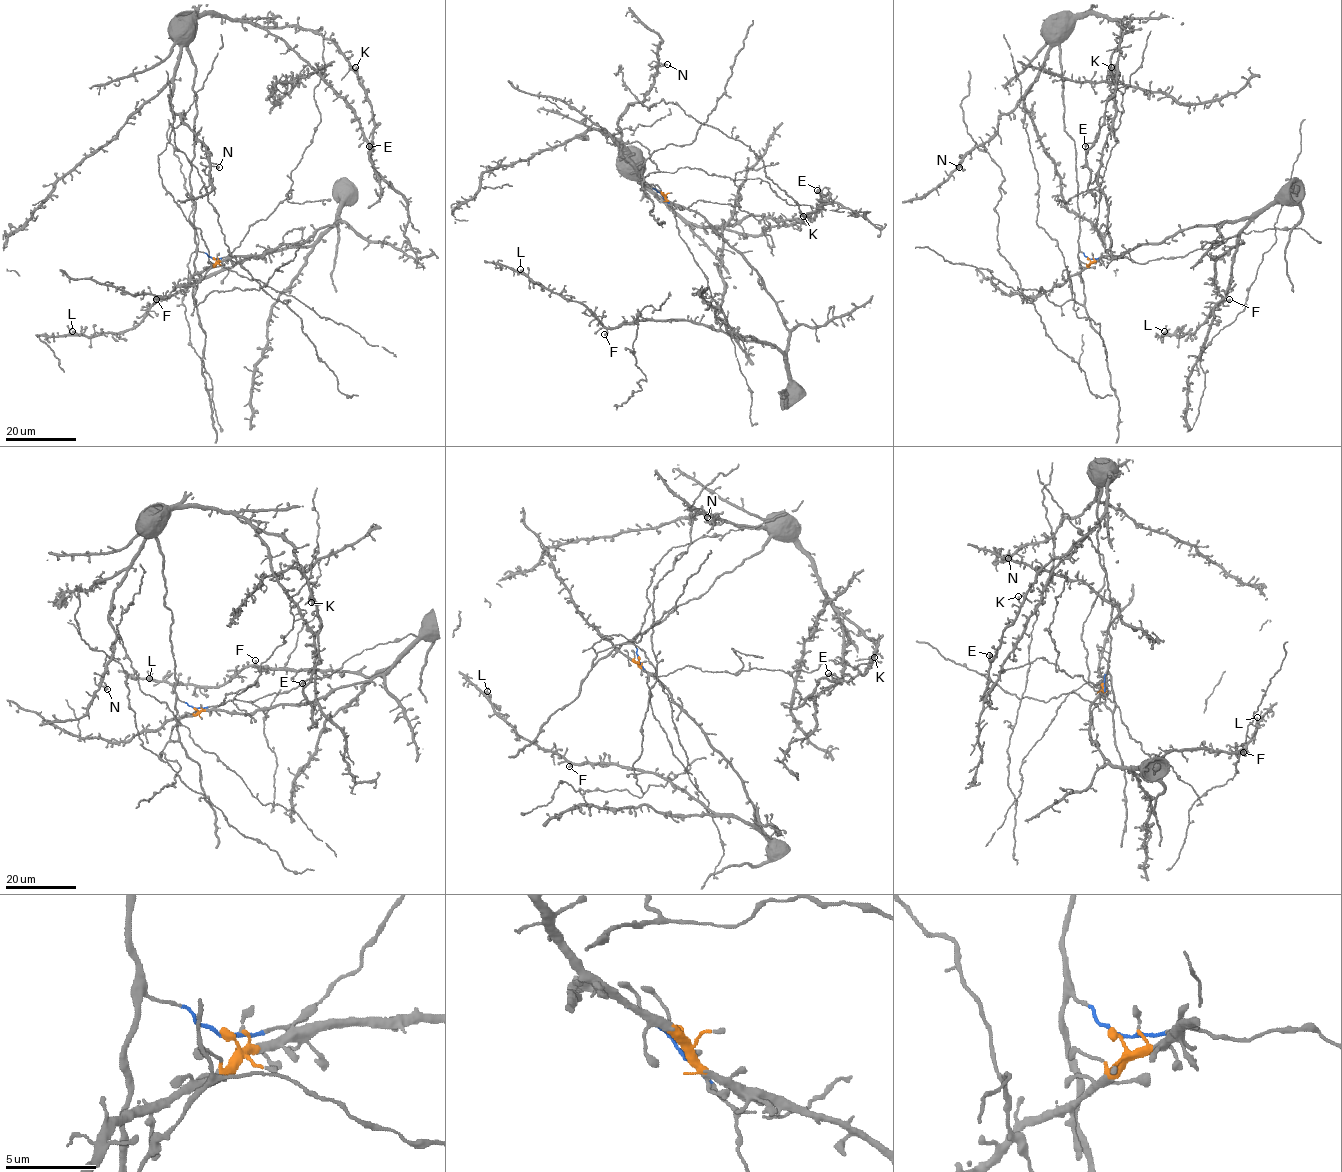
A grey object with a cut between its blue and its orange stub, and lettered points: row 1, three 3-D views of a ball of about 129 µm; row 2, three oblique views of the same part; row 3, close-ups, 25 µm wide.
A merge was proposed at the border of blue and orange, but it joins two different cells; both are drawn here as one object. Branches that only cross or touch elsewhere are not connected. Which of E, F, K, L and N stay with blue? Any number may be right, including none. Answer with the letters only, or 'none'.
E, K, N

